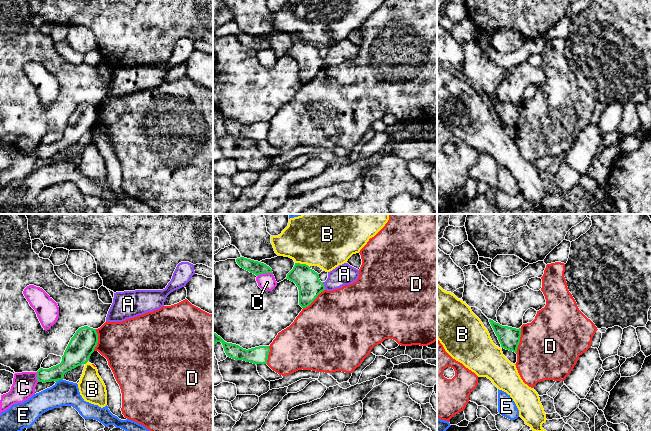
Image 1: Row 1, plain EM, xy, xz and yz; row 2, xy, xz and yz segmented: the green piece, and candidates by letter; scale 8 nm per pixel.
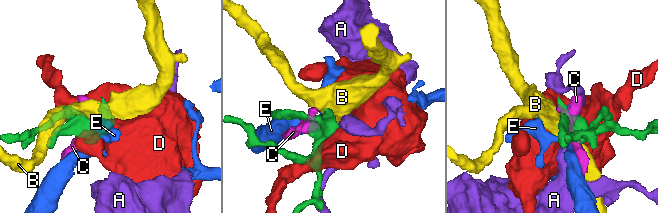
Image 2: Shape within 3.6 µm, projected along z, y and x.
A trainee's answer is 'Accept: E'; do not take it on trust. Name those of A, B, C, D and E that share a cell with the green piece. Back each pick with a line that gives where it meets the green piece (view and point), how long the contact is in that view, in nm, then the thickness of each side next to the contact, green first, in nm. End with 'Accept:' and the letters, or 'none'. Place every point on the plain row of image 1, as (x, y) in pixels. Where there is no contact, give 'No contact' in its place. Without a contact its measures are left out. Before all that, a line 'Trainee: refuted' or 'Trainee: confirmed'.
Trainee: refuted
Accept: none

